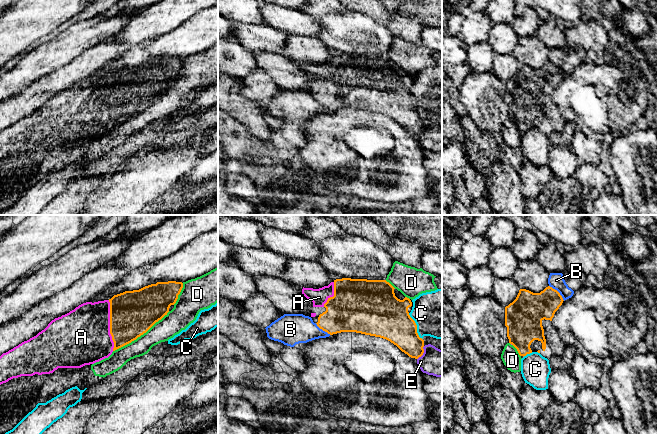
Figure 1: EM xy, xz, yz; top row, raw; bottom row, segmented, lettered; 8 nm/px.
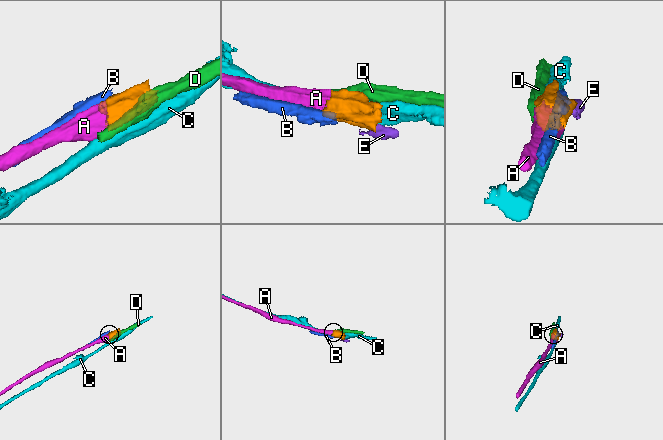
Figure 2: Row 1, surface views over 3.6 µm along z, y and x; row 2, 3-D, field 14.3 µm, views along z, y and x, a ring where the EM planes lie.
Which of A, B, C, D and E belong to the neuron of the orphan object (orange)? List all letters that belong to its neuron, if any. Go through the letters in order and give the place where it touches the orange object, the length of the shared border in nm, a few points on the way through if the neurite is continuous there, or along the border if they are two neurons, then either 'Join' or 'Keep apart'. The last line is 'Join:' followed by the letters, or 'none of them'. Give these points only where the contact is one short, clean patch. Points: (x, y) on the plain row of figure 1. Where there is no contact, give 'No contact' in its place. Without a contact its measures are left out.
A: Touches orange at xy (110, 101). Shared border 400 nm. Join
B: Touches orange at yz (558, 68). Shared border 180 nm. Boundary: yz (549, 61), (564, 76). Keep apart
C: Touches orange at xz (416, 102). Shared border 240 nm. Keep apart
D: Touches orange at xy (141, 110). Shared border 550 nm. Keep apart
E: Touches orange at xz (423, 128). Shared border 130 nm. Boundary: xz (424, 122), (423, 129), (417, 135). Keep apart
Join: A

